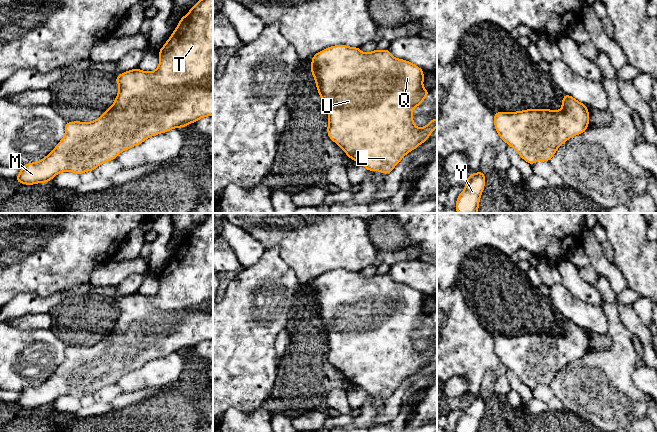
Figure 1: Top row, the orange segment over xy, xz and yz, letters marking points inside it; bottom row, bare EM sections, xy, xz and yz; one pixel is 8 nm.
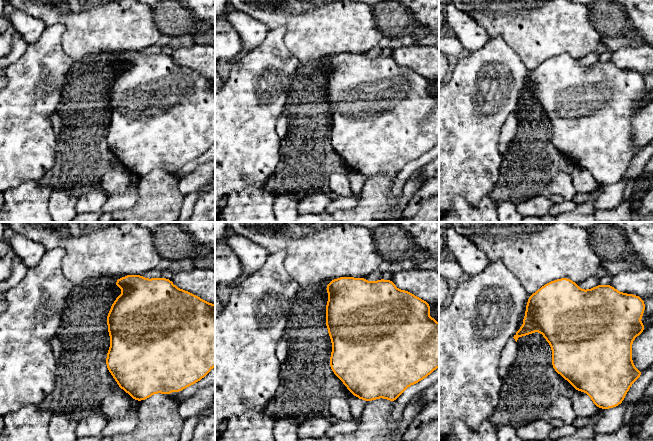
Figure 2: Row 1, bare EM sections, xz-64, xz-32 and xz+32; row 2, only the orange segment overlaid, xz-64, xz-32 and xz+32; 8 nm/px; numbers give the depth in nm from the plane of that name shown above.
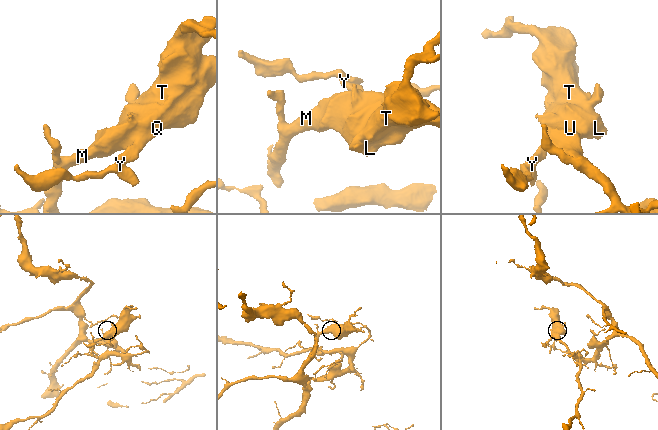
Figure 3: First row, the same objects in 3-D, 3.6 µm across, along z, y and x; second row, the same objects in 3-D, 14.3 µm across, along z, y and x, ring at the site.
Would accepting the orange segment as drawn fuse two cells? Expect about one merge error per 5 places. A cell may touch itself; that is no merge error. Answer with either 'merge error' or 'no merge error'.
no merge error

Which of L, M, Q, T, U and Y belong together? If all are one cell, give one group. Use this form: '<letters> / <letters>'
L M Q T U Y

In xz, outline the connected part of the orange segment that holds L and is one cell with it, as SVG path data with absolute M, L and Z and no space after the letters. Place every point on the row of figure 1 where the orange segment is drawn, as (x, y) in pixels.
M343 44L317 52L311 61L316 87L328 112L329 138L334 141L351 160L360 162L368 171L389 174L401 159L420 144L426 142L437 127L437 119L431 119L423 128L414 125L412 110L419 106L430 93L423 88L423 70L413 63L392 56L388 49L361 52L358 47Z

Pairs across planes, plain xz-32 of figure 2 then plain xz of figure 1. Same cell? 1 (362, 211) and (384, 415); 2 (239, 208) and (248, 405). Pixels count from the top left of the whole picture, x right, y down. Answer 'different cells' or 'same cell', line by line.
1: different cells
2: different cells

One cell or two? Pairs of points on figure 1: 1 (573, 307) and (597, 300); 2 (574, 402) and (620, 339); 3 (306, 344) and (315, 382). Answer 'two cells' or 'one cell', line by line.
1: two cells
2: one cell
3: one cell

